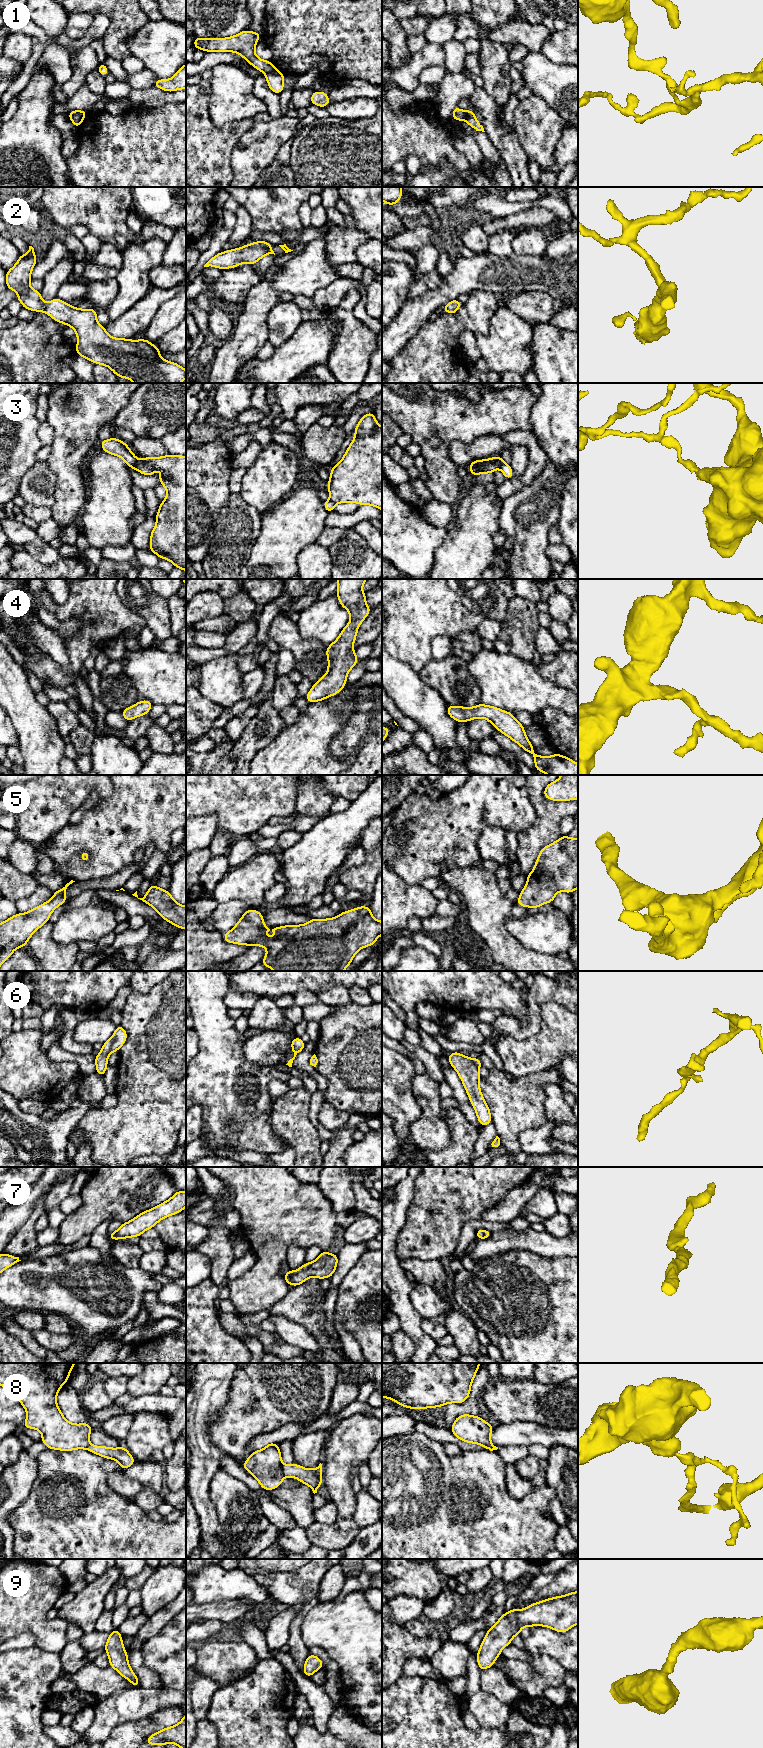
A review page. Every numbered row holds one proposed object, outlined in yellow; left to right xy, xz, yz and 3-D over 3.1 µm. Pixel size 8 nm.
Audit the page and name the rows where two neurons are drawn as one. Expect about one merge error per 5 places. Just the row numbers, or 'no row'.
1, 3, 8

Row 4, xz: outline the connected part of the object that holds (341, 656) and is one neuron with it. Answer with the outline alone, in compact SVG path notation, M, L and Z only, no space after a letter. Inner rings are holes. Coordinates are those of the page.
M337 579L336 594L340 605L350 614L350 622L343 628L339 637L326 649L328 671L307 693L308 703L322 701L340 693L347 684L349 671L359 662L353 645L360 624L372 608L366 605L366 593L362 586L367 579Z

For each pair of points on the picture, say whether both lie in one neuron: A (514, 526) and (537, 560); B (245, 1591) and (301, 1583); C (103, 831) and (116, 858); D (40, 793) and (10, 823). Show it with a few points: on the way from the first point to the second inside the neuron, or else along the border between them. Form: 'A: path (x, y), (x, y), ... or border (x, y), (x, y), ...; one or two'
A: path (522, 534), (529, 541), (529, 552); one
B: border (247, 1573), (266, 1589), (270, 1597); two
C: path (110, 838), (111, 851); one
D: border (17, 816), (17, 828), (15, 830); two

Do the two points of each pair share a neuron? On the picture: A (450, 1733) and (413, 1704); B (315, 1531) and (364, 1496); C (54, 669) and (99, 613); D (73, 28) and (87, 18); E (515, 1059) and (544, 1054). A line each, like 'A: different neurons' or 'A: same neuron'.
A: same neuron
B: different neurons
C: same neuron
D: same neuron
E: same neuron

